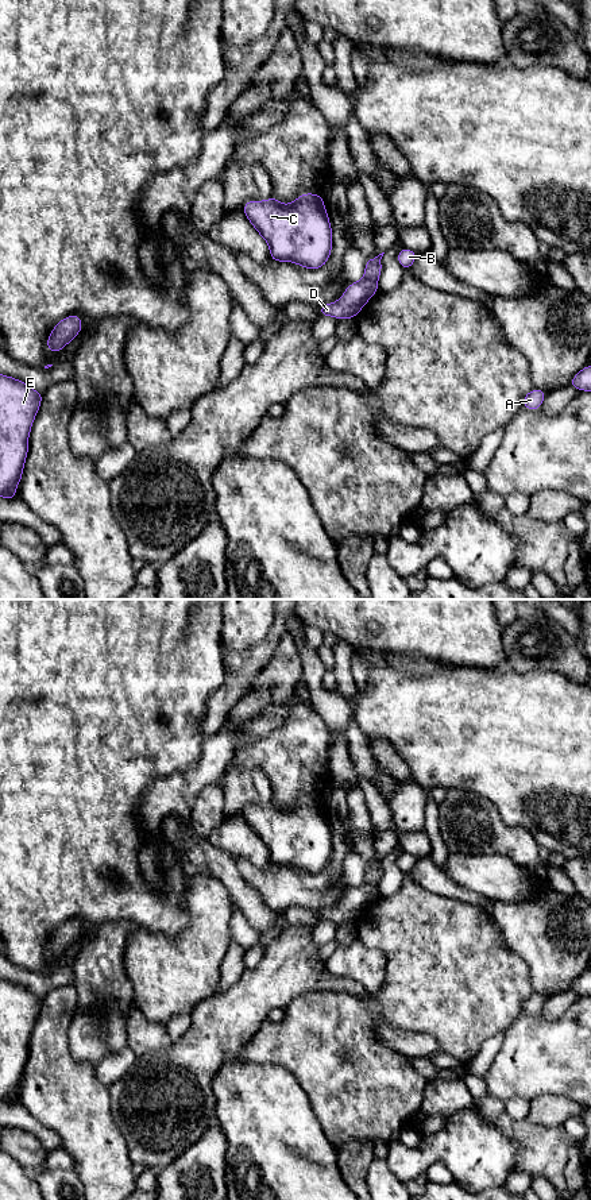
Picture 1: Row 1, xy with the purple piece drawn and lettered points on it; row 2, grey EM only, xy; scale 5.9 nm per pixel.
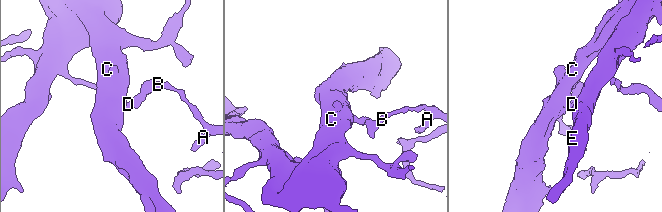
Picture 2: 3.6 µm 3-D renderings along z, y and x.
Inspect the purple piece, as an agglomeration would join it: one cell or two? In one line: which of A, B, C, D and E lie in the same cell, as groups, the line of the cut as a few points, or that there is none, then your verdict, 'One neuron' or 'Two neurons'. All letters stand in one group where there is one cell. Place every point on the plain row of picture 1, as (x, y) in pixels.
Groups: A B / C D E. Split along xy (364, 882), (377, 887). Two neurons

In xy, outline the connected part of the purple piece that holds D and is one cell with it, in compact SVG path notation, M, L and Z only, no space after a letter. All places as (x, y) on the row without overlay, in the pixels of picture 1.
M362 883L345 891L341 903L332 908L324 908L318 912L318 921L332 921L337 925L351 923L363 914L370 903L378 898L378 887Z

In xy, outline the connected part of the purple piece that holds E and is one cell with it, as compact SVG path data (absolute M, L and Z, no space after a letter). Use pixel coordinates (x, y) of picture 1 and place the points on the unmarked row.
M0 979L0 1101L18 1104L15 1095L22 1085L31 1030L43 1004L36 996L20 984Z

